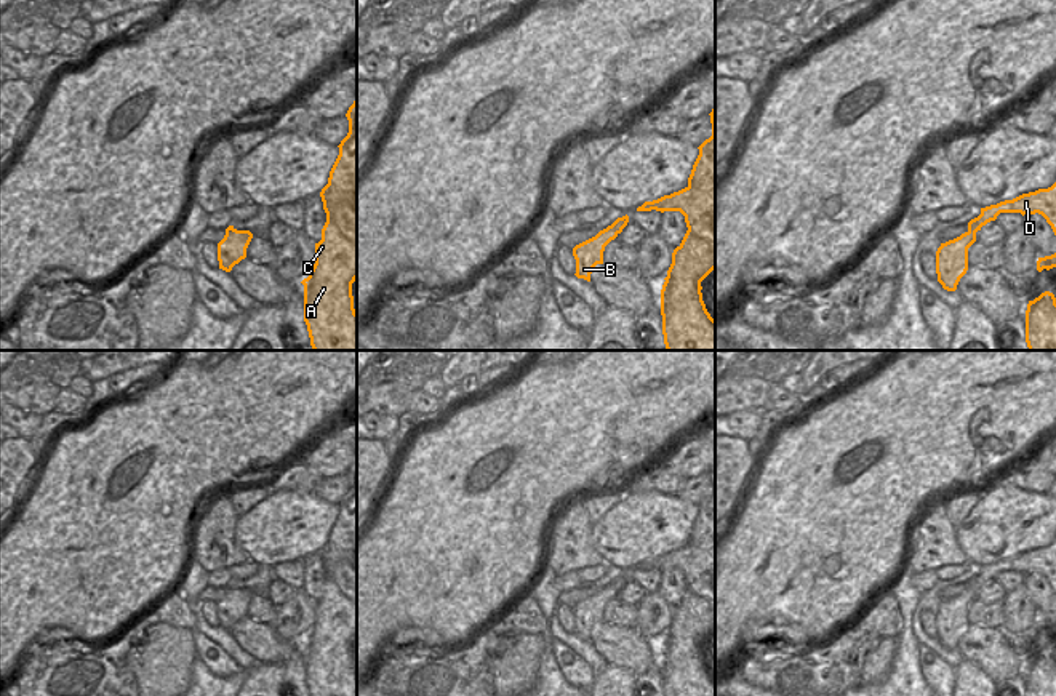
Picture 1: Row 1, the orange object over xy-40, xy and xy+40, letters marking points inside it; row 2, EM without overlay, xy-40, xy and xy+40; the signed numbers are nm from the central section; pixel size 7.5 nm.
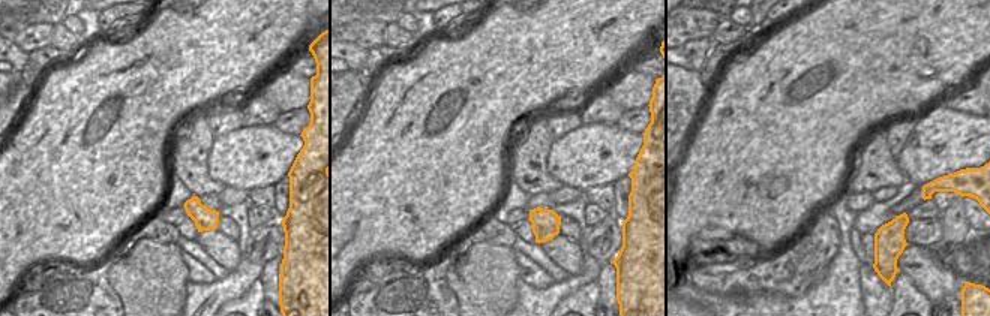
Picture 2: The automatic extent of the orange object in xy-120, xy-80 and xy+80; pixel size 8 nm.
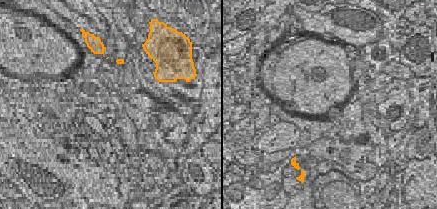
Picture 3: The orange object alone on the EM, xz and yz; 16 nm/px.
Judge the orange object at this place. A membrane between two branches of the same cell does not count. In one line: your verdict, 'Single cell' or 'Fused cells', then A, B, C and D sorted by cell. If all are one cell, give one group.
Fused cells. Groups: A C D / B.

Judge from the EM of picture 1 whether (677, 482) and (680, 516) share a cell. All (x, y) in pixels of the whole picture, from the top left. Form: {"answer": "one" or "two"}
{"answer": "two"}

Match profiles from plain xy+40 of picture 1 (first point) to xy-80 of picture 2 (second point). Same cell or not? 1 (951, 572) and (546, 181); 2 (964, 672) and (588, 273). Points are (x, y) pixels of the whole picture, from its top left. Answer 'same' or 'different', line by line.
1: different
2: different

